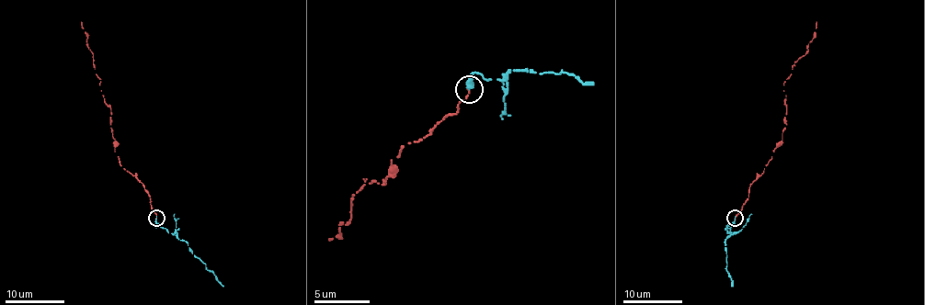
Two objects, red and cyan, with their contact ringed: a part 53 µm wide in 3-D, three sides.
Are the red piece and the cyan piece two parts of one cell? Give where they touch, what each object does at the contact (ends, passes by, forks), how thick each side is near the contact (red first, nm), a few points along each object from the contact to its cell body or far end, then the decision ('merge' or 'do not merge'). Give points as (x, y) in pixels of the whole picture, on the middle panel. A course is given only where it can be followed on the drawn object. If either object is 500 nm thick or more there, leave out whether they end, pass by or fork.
place (469, 89); red ends; cyan ends; calibres 170 and 190 nm; course red (468, 88), (457, 113), (446, 116), (391, 160), (385, 185), (362, 179), (351, 196), (348, 221), (329, 241); course cyan (468, 88), (473, 74), (501, 80), (509, 72), (526, 69), (568, 72), (593, 85); merge

